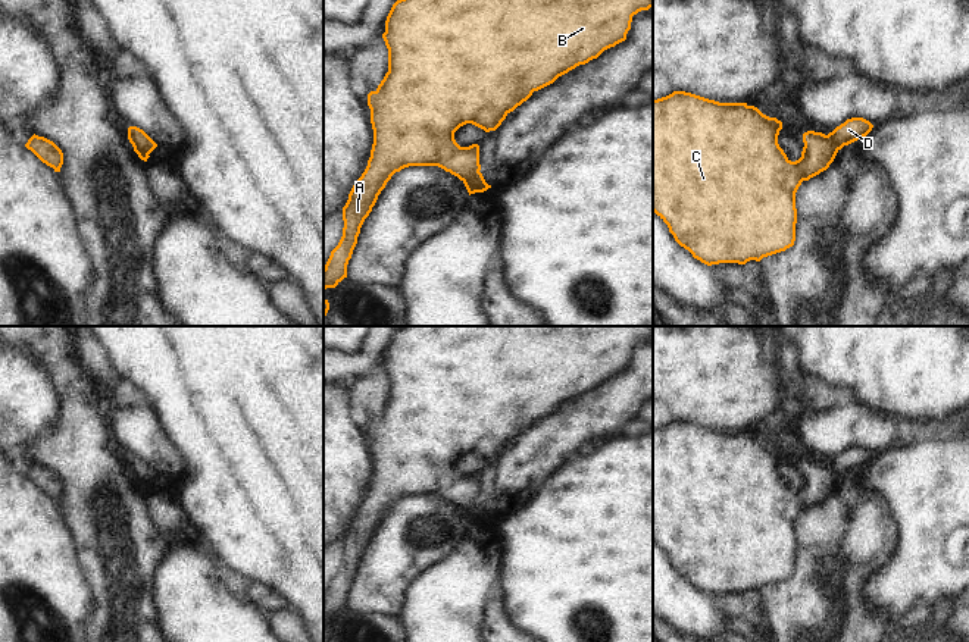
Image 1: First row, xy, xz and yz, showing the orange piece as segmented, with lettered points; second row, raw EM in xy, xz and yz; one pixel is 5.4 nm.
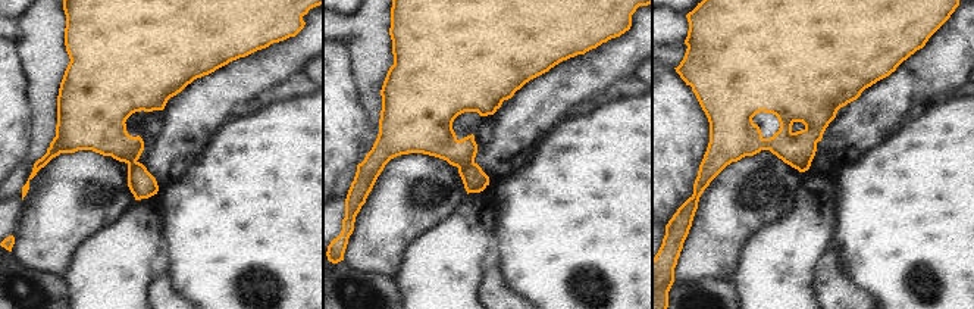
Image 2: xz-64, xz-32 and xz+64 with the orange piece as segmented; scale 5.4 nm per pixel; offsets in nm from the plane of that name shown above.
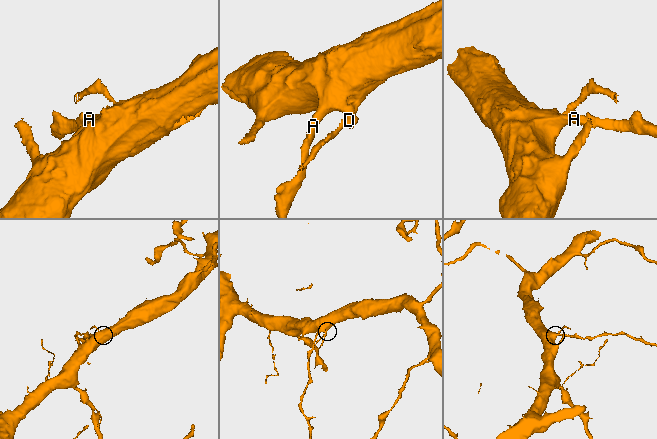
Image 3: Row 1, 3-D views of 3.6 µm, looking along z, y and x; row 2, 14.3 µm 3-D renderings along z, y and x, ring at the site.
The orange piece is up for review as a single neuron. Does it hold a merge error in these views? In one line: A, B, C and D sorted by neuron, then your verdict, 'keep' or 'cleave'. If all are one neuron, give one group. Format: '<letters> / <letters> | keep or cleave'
A B C / D | cleave

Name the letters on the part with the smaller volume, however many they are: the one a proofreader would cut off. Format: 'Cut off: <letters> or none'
Cut off: D

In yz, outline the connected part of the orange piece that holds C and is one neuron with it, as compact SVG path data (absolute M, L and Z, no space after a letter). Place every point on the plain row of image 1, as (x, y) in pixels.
M673 420L672 423L653 429L653 541L668 554L675 570L688 579L694 588L712 595L719 592L745 594L750 589L760 591L763 586L785 580L795 570L795 522L803 510L826 499L834 491L838 477L822 461L807 460L803 463L801 486L791 491L778 473L778 464L782 451L776 447L763 444L757 436L747 432L719 432L685 420Z

